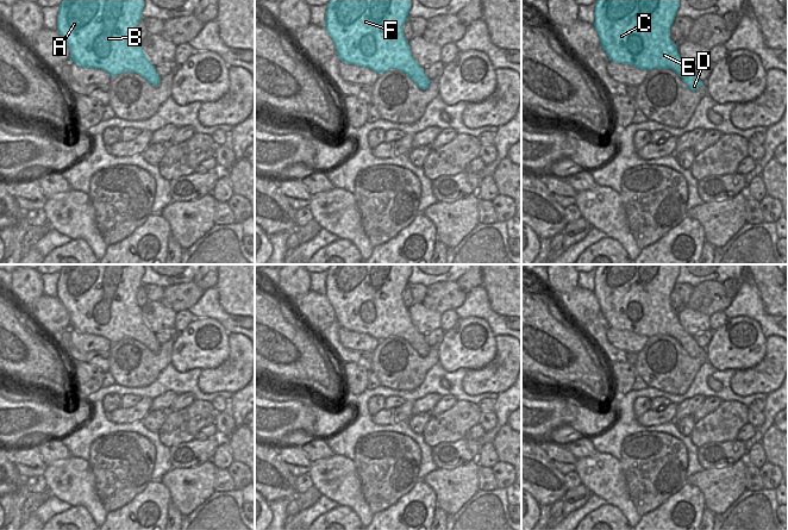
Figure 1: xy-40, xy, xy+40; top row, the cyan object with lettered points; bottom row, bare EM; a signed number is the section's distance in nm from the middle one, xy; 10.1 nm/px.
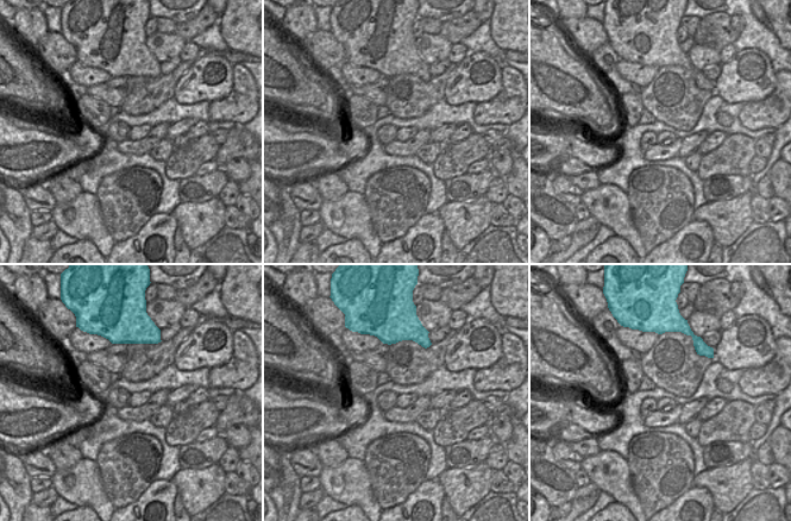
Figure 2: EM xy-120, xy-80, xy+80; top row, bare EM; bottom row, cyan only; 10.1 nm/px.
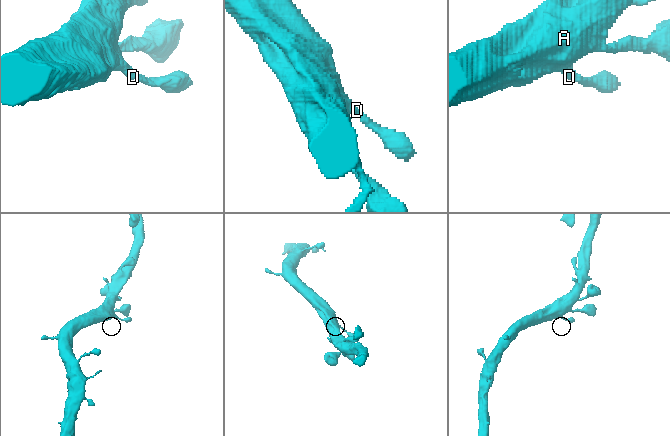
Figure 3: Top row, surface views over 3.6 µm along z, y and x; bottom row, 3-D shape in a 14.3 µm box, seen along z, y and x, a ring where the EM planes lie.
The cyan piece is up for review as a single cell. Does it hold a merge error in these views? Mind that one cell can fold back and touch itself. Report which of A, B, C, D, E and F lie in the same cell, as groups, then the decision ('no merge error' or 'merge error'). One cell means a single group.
A B C D E F | no merge error

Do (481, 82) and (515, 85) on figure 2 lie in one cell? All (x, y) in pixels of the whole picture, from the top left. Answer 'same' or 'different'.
different

